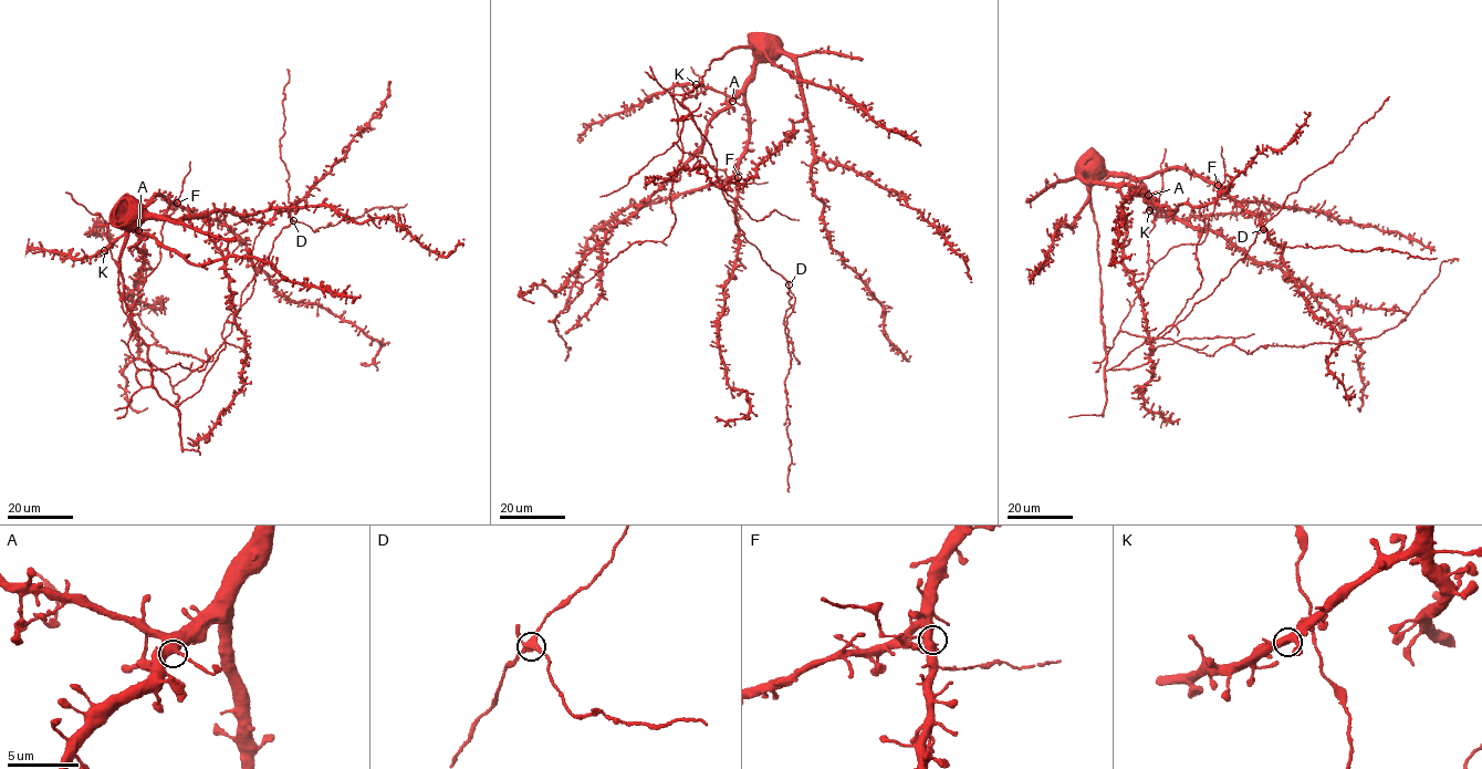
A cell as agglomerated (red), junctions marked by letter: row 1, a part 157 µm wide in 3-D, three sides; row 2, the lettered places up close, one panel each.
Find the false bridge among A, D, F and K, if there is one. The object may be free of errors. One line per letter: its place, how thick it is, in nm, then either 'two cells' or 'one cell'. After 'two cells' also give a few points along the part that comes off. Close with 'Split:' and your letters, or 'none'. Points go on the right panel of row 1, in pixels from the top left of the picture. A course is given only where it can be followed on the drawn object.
A: (1148, 195) | 480 nm | one cell
D: (1263, 229) | 400 nm | one cell
F: (1218, 185) | 480 nm | one cell
K: (1149, 210) | 440 nm | one cell
Split: none

